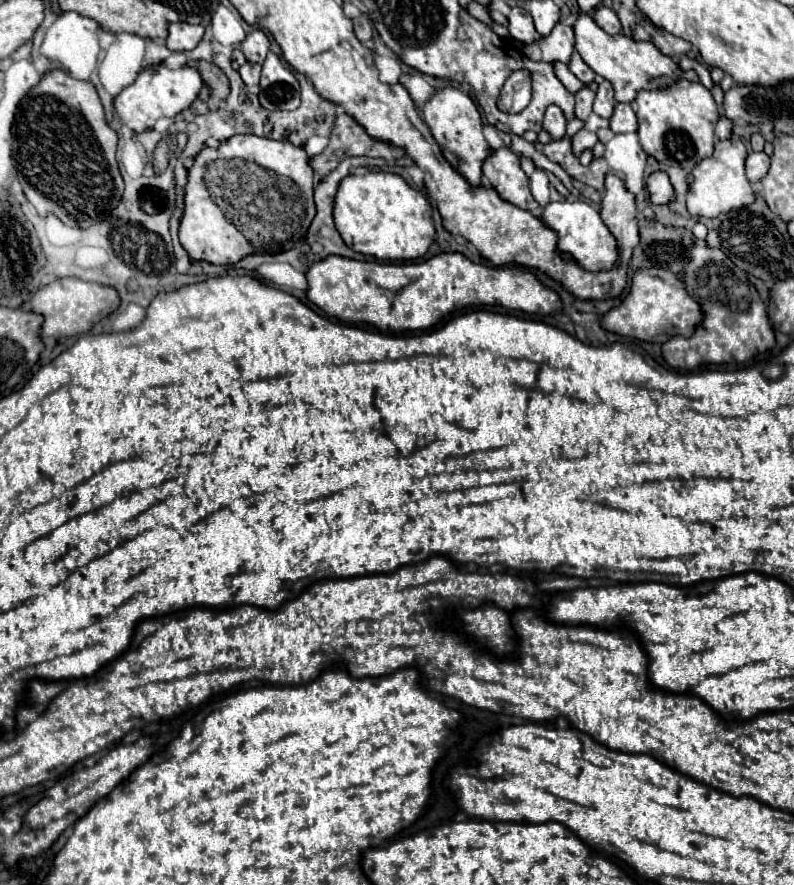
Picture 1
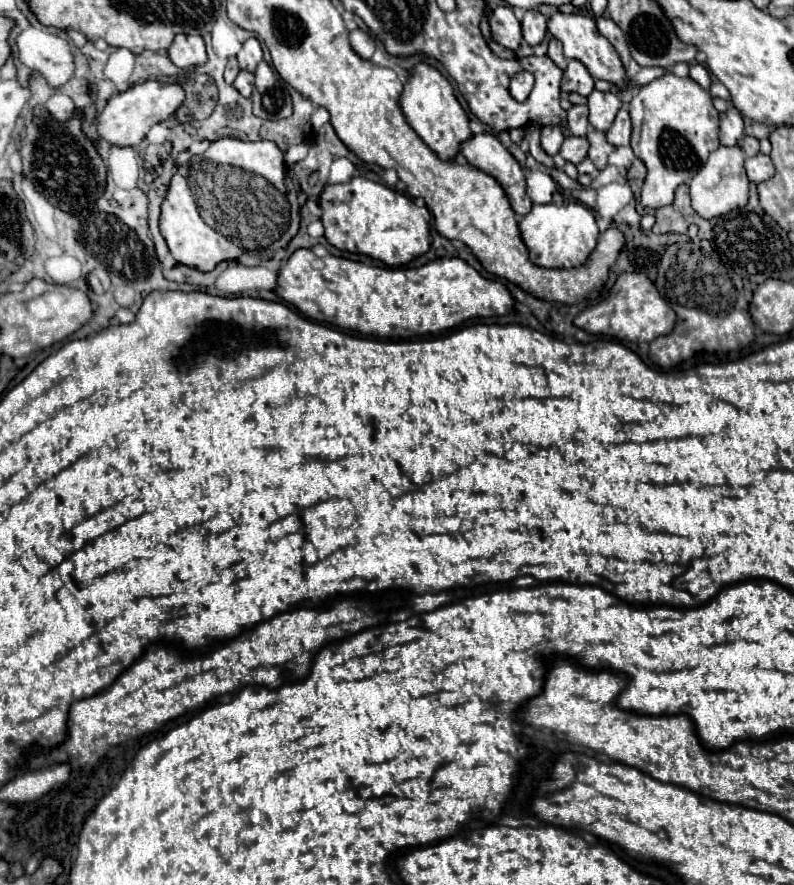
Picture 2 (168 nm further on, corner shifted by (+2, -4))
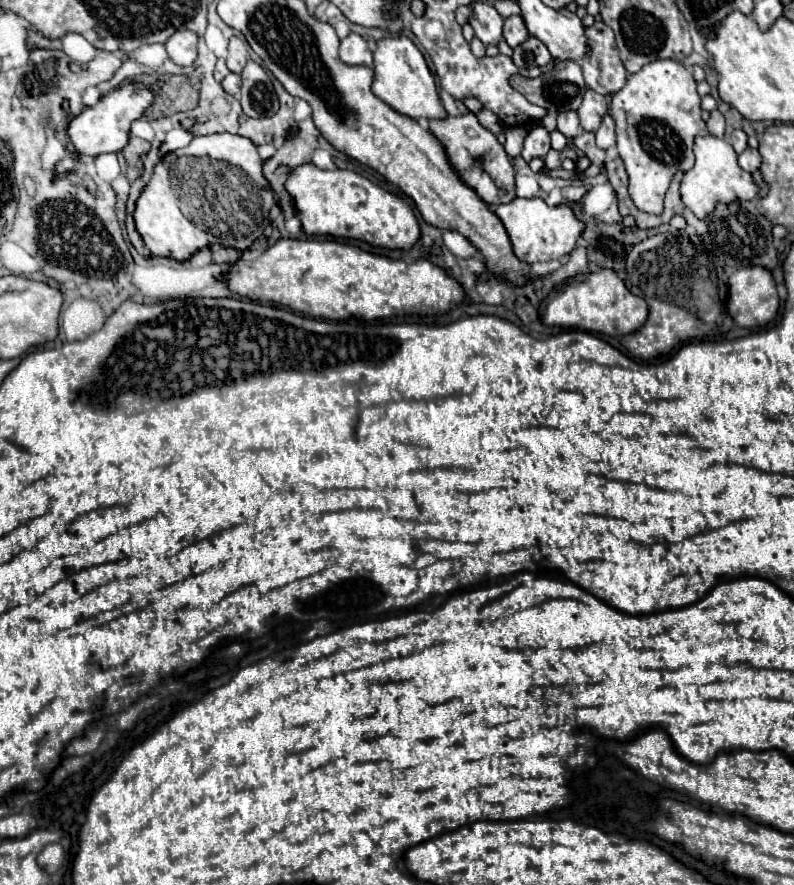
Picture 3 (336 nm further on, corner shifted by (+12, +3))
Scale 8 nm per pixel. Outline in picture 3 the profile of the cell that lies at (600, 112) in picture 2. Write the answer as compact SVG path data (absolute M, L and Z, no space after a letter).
M587 90L585 98L583 98L583 104L577 110L583 130L597 132L597 128L599 128L603 116L607 114L607 110L609 110L607 98L601 96L601 94L597 94L597 92L593 92L593 90Z

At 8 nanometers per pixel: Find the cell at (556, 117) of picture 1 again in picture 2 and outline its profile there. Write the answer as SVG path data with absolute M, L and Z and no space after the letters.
M545 125L541 127L541 147L549 153L549 155L555 155L559 153L561 145L563 145L563 133L561 133L561 127L559 125Z

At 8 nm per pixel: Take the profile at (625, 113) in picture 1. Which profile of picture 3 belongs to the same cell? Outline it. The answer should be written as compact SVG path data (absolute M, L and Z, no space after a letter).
M607 114L597 130L597 146L607 150L607 148L613 148L615 146L615 124L613 124L613 118Z

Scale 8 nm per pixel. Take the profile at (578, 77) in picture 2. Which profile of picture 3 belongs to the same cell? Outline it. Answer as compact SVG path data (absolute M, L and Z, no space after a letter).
M557 60L555 68L547 74L541 74L539 78L523 78L517 74L513 76L511 84L531 104L545 108L549 114L579 110L587 90L583 72L573 60Z

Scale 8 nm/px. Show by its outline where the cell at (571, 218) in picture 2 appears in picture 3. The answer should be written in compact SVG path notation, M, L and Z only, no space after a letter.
M515 198L509 204L497 206L495 214L503 222L503 226L511 238L515 256L527 264L559 260L561 256L567 256L575 248L575 242L583 232L583 222L579 222L575 218L569 204L549 208L541 198L531 198L531 200Z

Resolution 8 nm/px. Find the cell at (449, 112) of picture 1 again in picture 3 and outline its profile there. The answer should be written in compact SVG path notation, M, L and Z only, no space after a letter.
M391 36L391 38L381 38L377 42L377 48L373 52L373 70L375 70L375 80L373 80L373 94L387 102L393 110L409 116L409 118L445 118L447 112L441 106L441 98L437 94L435 78L427 68L427 62L423 54L417 50L417 46L407 38L407 36Z

